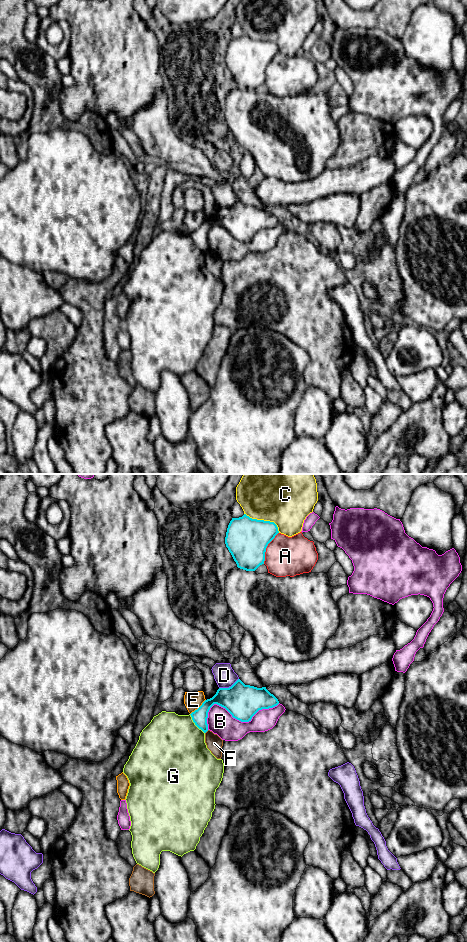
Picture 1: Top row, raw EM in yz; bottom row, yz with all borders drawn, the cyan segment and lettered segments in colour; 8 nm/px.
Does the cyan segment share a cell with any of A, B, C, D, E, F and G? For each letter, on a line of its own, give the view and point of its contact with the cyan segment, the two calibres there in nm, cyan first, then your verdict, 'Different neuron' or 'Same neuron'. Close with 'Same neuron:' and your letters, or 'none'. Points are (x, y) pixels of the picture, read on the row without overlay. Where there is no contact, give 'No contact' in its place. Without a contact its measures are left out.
A: Touches cyan at yz (266, 67). Thickness 340 nm (cyan) against 320 nm. Different neuron
B: Touches cyan at yz (234, 237). Thickness 280 nm (cyan) against 200 nm. Different neuron
C: Touches cyan at yz (263, 40). Thickness 340 nm (cyan) against 380 nm. Different neuron
D: Touches cyan at yz (229, 207). Thickness 280 nm (cyan) against 170 nm. Different neuron
E: Touches cyan at yz (199, 227). Thickness 170 nm (cyan) against 140 nm. Different neuron
F: Touches cyan at yz (206, 251). Thickness 120 nm (cyan) against 130 nm. Different neuron
G: Touches cyan at yz (195, 244). Thickness 120 nm (cyan) against 500 nm. Different neuron
Same neuron: none

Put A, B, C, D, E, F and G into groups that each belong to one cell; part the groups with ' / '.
A / B / C / D / E / F / G

